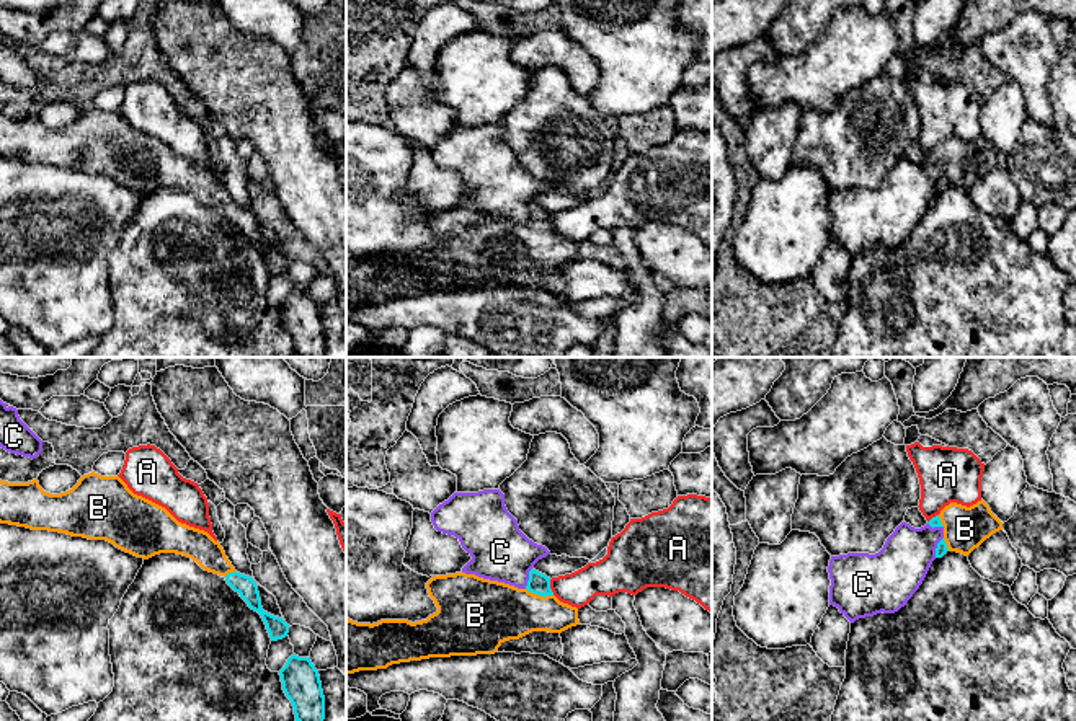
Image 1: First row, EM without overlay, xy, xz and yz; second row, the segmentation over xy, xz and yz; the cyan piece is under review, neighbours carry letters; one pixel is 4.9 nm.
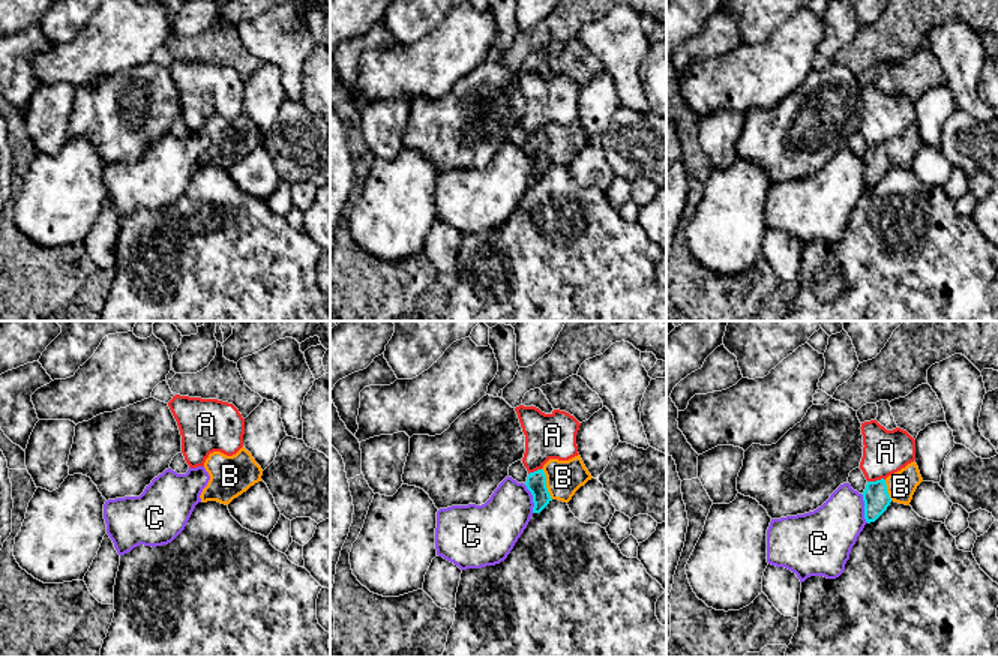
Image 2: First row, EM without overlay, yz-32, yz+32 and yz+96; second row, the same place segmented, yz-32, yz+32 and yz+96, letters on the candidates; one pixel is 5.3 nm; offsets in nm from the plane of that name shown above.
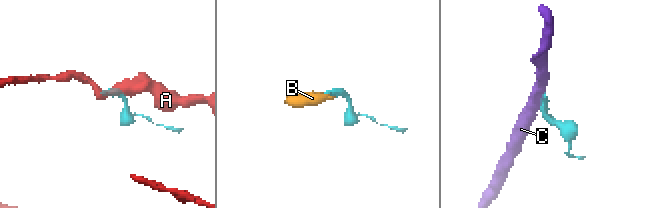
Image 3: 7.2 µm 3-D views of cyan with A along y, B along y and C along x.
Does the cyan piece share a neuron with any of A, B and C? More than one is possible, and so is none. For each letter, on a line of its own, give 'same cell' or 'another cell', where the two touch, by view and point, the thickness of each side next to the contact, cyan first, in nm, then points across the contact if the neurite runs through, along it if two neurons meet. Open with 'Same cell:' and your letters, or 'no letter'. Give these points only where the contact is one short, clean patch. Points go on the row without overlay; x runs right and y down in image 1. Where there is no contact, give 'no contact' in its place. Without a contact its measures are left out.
Same cell: B
A: another cell | xz (549, 222) | 100/170 nm
B: same cell | xz (539, 229) | 100/320 nm | across xz (538, 217), (539, 229), (520, 247), (492, 247)
C: another cell | xz (529, 212) | 100/280 nm

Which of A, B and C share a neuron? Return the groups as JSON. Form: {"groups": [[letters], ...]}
{"groups": [["A"], ["B"], ["C"]]}

